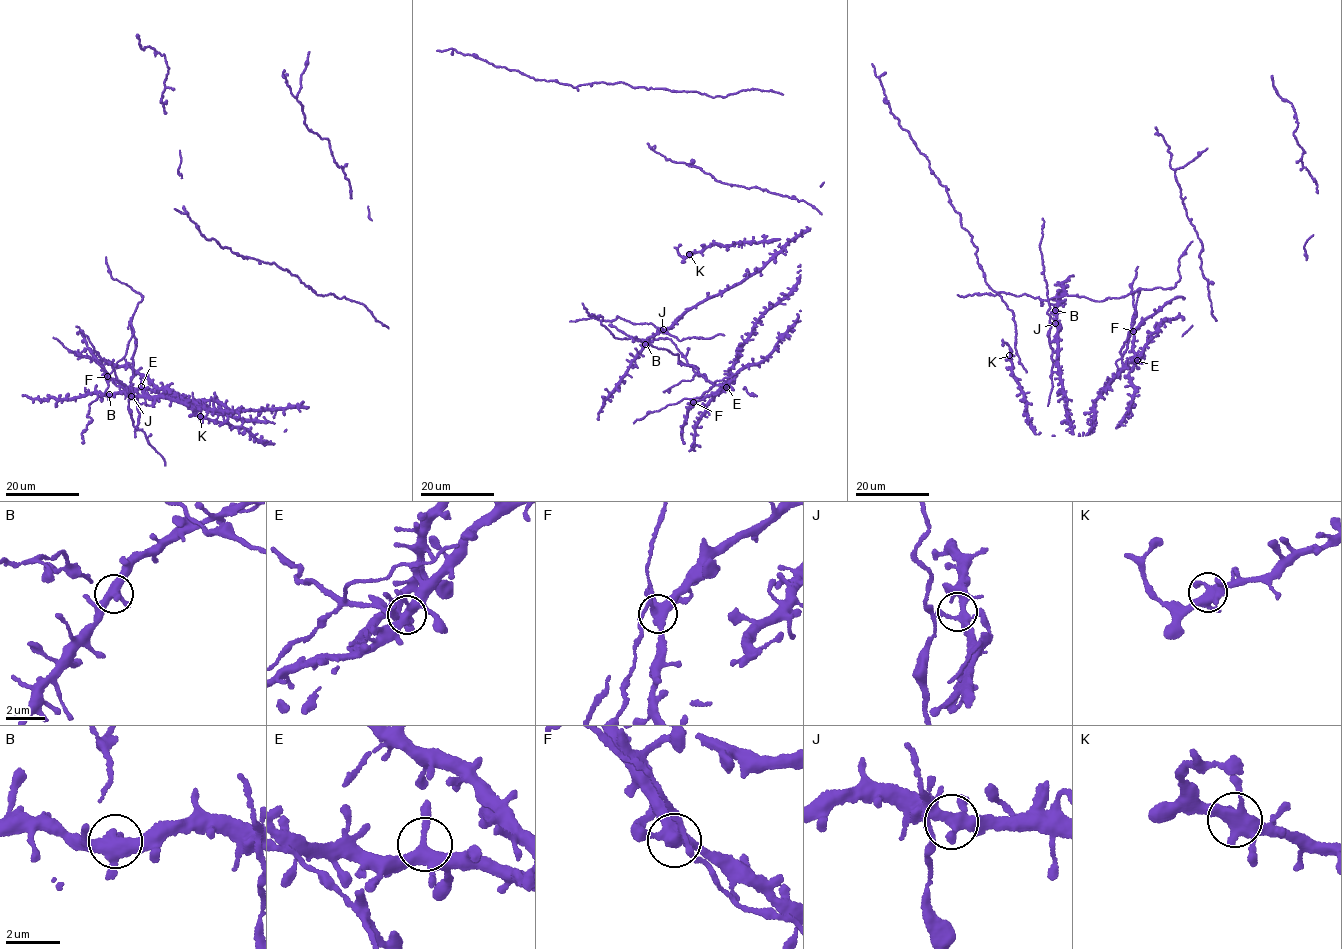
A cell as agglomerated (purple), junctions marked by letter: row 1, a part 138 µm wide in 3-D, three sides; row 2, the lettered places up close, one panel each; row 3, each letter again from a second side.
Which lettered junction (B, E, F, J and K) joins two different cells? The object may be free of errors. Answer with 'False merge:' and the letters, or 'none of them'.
False merge: F

